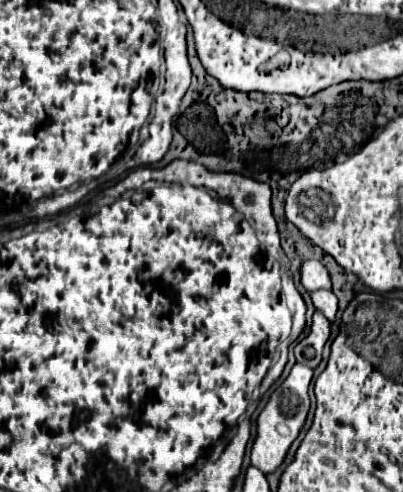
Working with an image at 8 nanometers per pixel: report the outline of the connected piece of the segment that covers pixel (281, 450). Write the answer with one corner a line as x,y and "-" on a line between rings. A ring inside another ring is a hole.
295,363
289,377
271,393
265,409
259,413
257,435
255,435
255,441
251,447
251,463
257,469
261,469
263,473
271,473
283,463
289,445
299,435
299,429
303,427
305,417
309,413
309,393
307,391
309,391
311,377
313,377
313,371
309,367

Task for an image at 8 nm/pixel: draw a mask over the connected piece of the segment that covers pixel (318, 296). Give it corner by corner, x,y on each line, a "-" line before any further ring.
329,289
313,291
313,293
311,293
311,299
313,299
313,305
315,305
329,321
335,319
335,313
337,313
337,297
335,297
333,291
329,291

